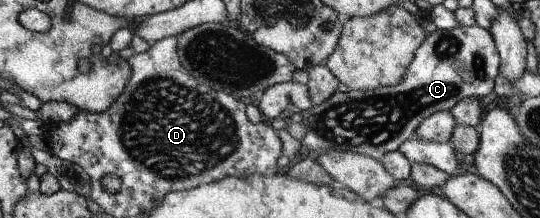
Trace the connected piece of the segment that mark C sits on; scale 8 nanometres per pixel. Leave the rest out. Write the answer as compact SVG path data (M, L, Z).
M477 24L473 27L436 30L428 34L427 39L416 49L412 63L406 67L404 79L398 85L376 87L376 89L337 91L326 101L313 106L303 118L310 128L302 142L302 153L315 156L326 153L329 149L346 150L373 157L379 162L386 153L399 149L400 144L412 137L418 126L433 113L451 110L461 99L482 97L494 91L496 77L499 75L500 55L488 29Z

